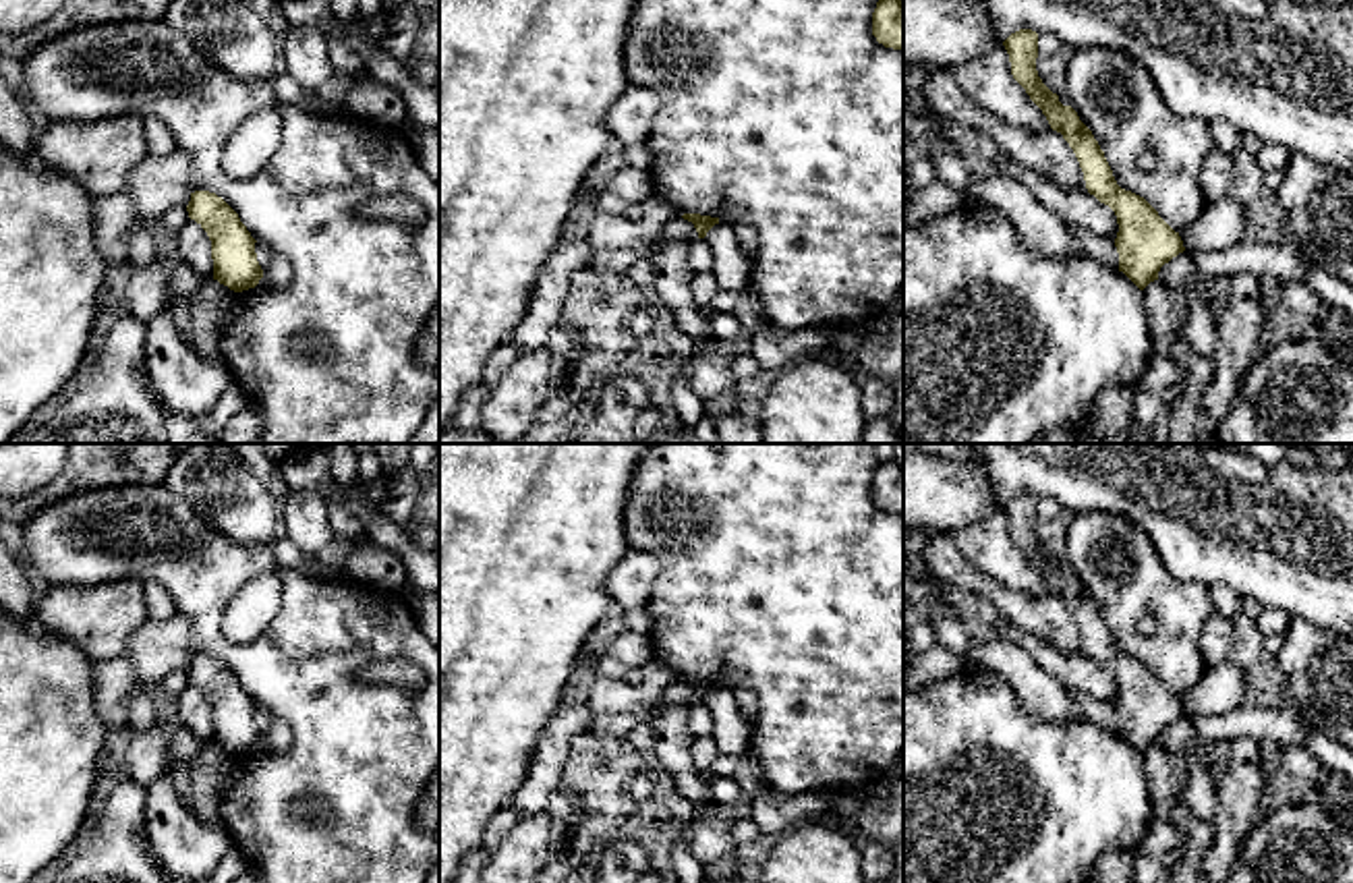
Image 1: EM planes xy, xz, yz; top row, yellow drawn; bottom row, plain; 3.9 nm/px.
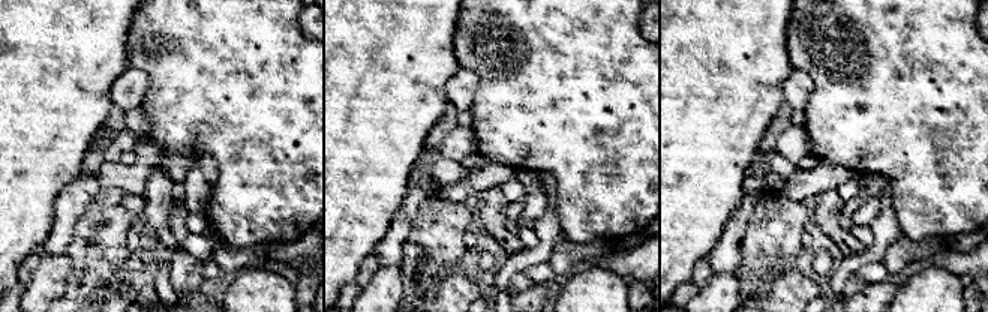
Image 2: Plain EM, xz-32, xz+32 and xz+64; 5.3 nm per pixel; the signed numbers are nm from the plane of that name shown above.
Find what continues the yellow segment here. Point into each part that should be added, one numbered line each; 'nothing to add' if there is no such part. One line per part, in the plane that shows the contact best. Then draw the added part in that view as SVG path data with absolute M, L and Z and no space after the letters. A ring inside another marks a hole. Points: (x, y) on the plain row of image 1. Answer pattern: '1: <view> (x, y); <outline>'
nothing to add

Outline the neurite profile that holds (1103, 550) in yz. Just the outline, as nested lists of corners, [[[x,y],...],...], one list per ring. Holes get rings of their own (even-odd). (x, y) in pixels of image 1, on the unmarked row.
[[[1077,512],[1067,518],[1065,562],[1104,616],[1117,649],[1144,661],[1175,696],[1196,688],[1206,674],[1200,632],[1214,611],[1208,587],[1173,576],[1150,537],[1123,516]],[[1146,614],[1156,620],[1150,636],[1140,632]]]

